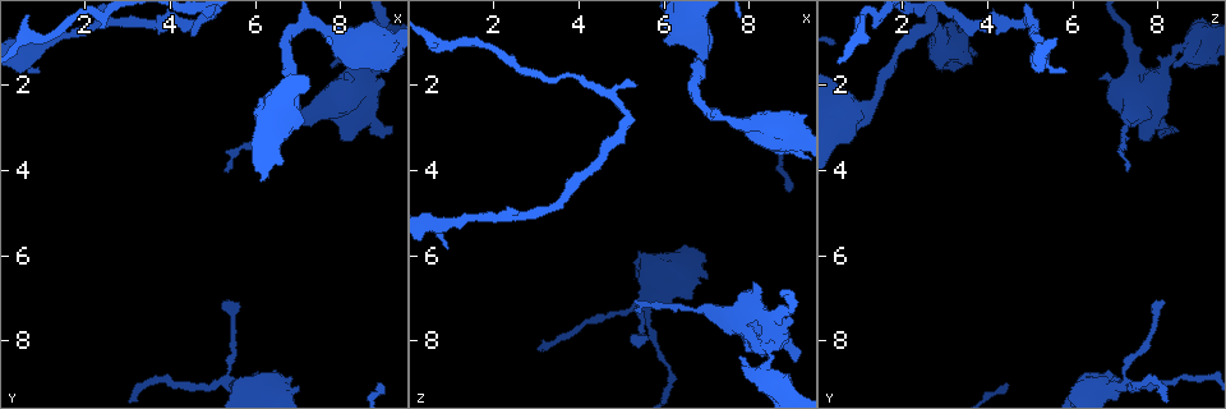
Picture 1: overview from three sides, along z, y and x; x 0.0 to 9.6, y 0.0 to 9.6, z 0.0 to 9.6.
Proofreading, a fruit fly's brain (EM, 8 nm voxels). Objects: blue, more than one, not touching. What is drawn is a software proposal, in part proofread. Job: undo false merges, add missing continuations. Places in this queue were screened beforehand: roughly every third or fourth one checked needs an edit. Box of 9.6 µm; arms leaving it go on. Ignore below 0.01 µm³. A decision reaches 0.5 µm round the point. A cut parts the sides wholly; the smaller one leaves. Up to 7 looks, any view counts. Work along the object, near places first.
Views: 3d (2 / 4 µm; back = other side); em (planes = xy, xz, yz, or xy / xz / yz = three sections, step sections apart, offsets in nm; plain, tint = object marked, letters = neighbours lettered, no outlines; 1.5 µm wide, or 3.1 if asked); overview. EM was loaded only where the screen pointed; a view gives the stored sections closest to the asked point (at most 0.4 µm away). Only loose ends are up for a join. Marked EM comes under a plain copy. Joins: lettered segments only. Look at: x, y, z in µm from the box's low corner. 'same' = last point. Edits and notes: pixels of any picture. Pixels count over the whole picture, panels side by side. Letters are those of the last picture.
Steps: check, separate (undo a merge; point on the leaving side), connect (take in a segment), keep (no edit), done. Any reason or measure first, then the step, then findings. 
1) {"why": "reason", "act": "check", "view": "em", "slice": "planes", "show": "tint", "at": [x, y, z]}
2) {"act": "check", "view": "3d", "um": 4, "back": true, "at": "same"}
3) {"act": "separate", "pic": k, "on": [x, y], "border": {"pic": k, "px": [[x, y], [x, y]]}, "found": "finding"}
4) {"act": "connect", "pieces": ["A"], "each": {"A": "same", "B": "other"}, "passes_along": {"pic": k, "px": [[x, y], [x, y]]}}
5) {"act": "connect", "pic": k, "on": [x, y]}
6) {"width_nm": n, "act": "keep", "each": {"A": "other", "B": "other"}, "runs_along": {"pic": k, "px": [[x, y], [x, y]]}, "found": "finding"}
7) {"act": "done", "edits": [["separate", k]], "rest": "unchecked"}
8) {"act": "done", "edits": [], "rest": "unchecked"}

{"why": "thin arm on a thick one", "act": "check", "view": "3d", "um": 4, "back": true, "at": [8.25, 2.75, 7.75]}

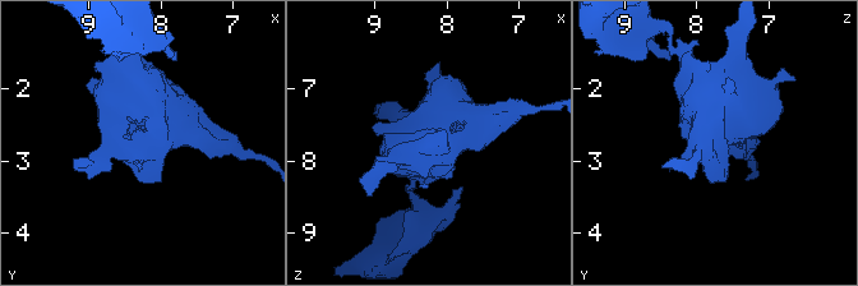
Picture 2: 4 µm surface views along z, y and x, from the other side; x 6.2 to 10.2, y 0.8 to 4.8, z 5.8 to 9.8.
{"why": "now the EM", "act": "check", "view": "em", "slice": "planes", "show": "letters", "at": [8.20, 2.85, 7.80]}

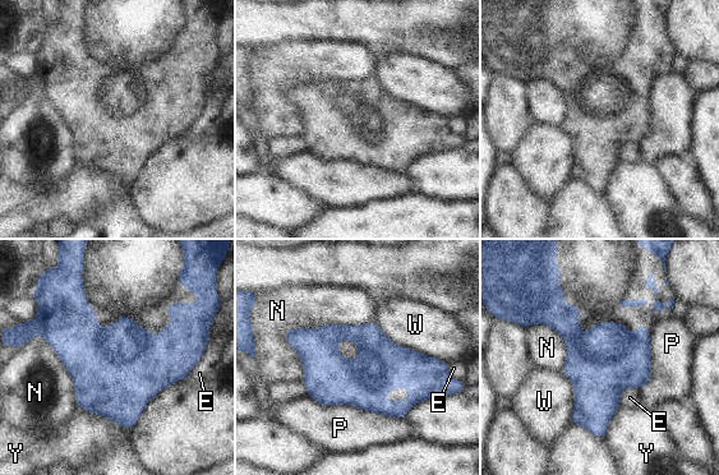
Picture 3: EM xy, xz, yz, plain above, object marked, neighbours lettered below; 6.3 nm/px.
{"longest_contact_nm": ["P", 650], "act": "keep", "each": {"E": "other", "N": "other", "P": "other", "W": "other", "Y": "other"}, "border": {"pic": 3, "px": [[373, 321], [395, 344], [446, 363]]}, "found": "one neuron here"}

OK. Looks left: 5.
{"why": "end of a long branch", "act": "check", "view": "em", "slice": "planes", "show": "letters", "at": [5.30, 4.10, 7.30]}

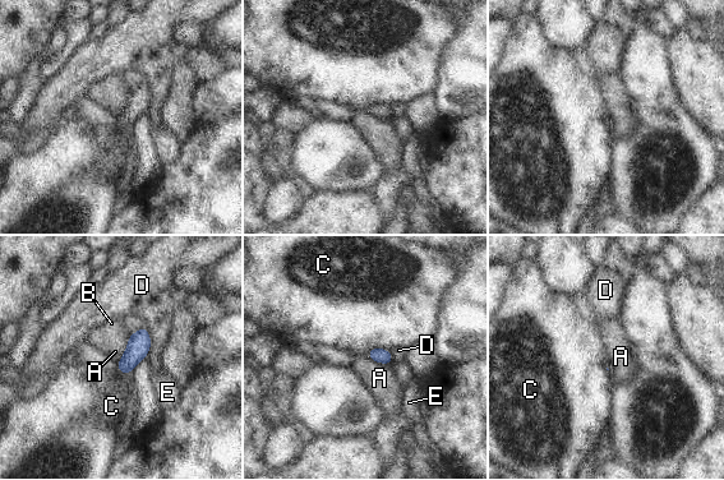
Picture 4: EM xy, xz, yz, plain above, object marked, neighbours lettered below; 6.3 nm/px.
{"act": "keep", "each": {"A": "other", "B": "other", "C": "other", "D": "other", "E": "other"}, "border": {"pic": 4, "px": [[365, 355], [376, 361], [390, 365]]}, "found": "no lettered segment goes on from it"}

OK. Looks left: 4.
{"why": "free end", "act": "check", "view": "em", "slice": "planes", "show": "tint", "at": [5.30, 7.15, 8.05]}

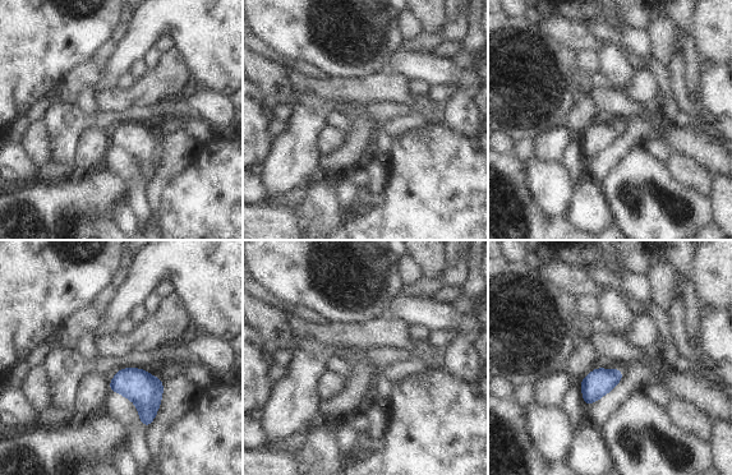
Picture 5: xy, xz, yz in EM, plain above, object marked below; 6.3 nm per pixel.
{"why": "what lies round it", "act": "check", "view": "em", "slice": "planes", "show": "letters", "at": "same"}

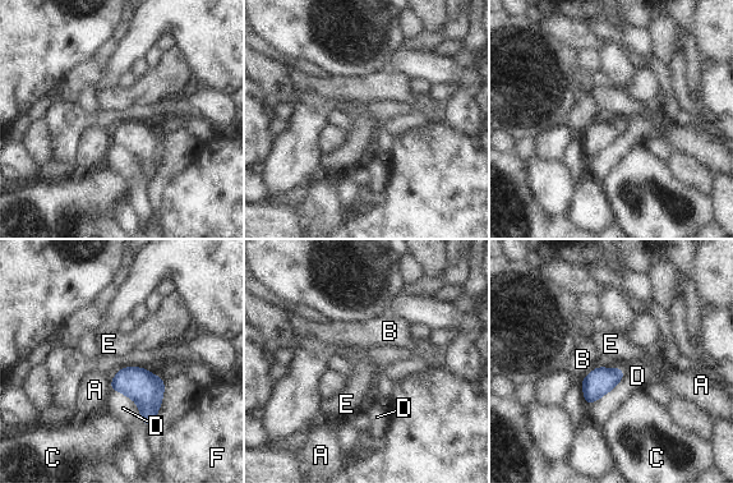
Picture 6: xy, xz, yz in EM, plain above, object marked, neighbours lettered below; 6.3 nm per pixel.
{"act": "keep", "each": {"A": "other", "B": "other", "C": "other", "D": "other", "E": "other", "F": "other"}, "border": {"pic": 6, "px": [[113, 390], [136, 404], [147, 428]]}, "found": "no lettered segment goes on from it"}

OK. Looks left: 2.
{"act": "done", "edits": [], "rest": "unchecked"}

